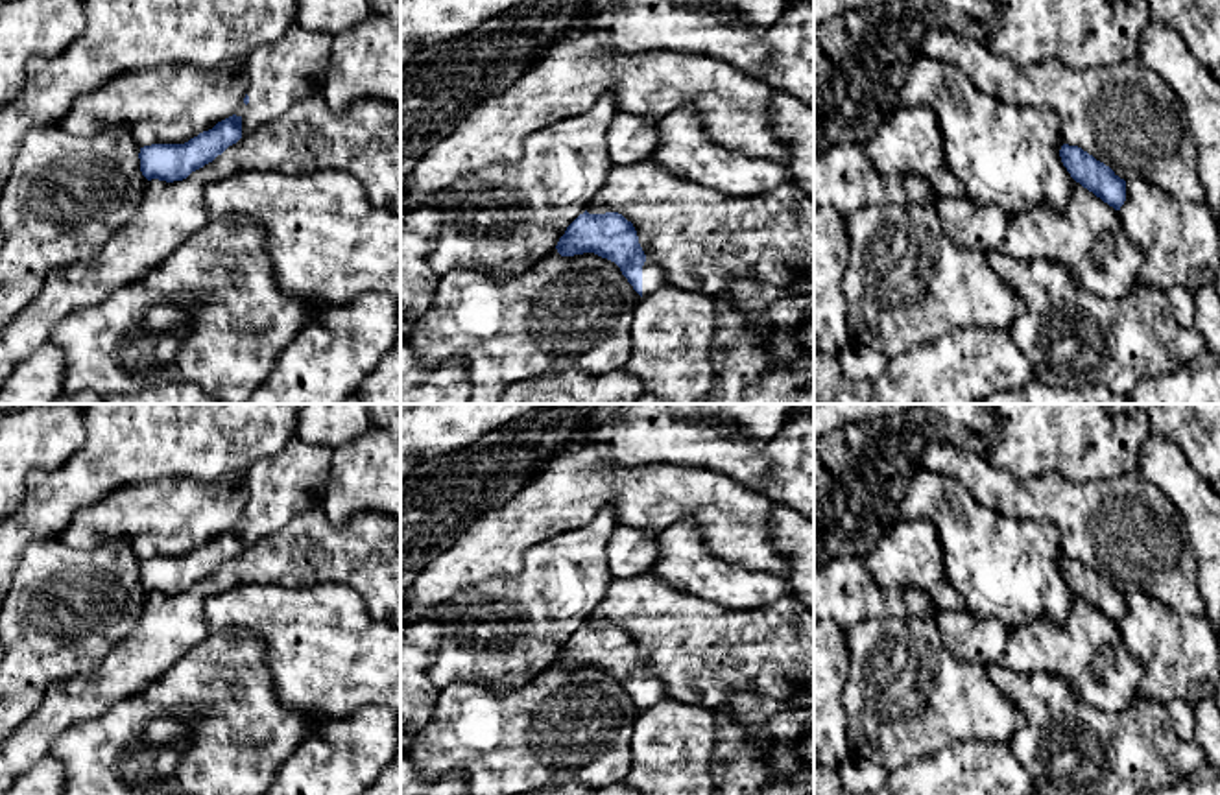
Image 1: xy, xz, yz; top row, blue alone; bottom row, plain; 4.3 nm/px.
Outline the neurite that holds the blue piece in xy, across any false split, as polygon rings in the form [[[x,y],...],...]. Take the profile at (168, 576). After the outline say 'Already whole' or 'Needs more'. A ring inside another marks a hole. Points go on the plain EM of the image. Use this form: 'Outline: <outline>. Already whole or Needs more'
Outline: [[[293,437],[277,456],[253,463],[244,476],[249,502],[236,526],[185,557],[140,561],[142,588],[148,594],[183,594],[297,515],[319,507],[330,480],[332,457],[332,448]]]. Needs more

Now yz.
Outline: [[[1063,557],[1059,570],[1076,596],[1080,596],[1115,623],[1120,623],[1126,614],[1124,592],[1120,592],[1109,579],[1096,574],[1078,559]]]. Already whole

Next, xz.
Outline: [[[585,623],[567,640],[556,662],[561,670],[594,666],[615,675],[640,710],[668,697],[664,684],[646,671],[633,636],[618,625]]]. Needs more

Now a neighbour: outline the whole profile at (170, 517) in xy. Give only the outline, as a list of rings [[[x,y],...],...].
[[[244,476],[129,483],[81,507],[59,540],[76,550],[126,540],[140,561],[185,557],[233,529],[247,502]]]

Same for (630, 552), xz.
[[[616,526],[607,544],[607,566],[613,579],[631,579],[652,574],[659,553],[659,533]]]

